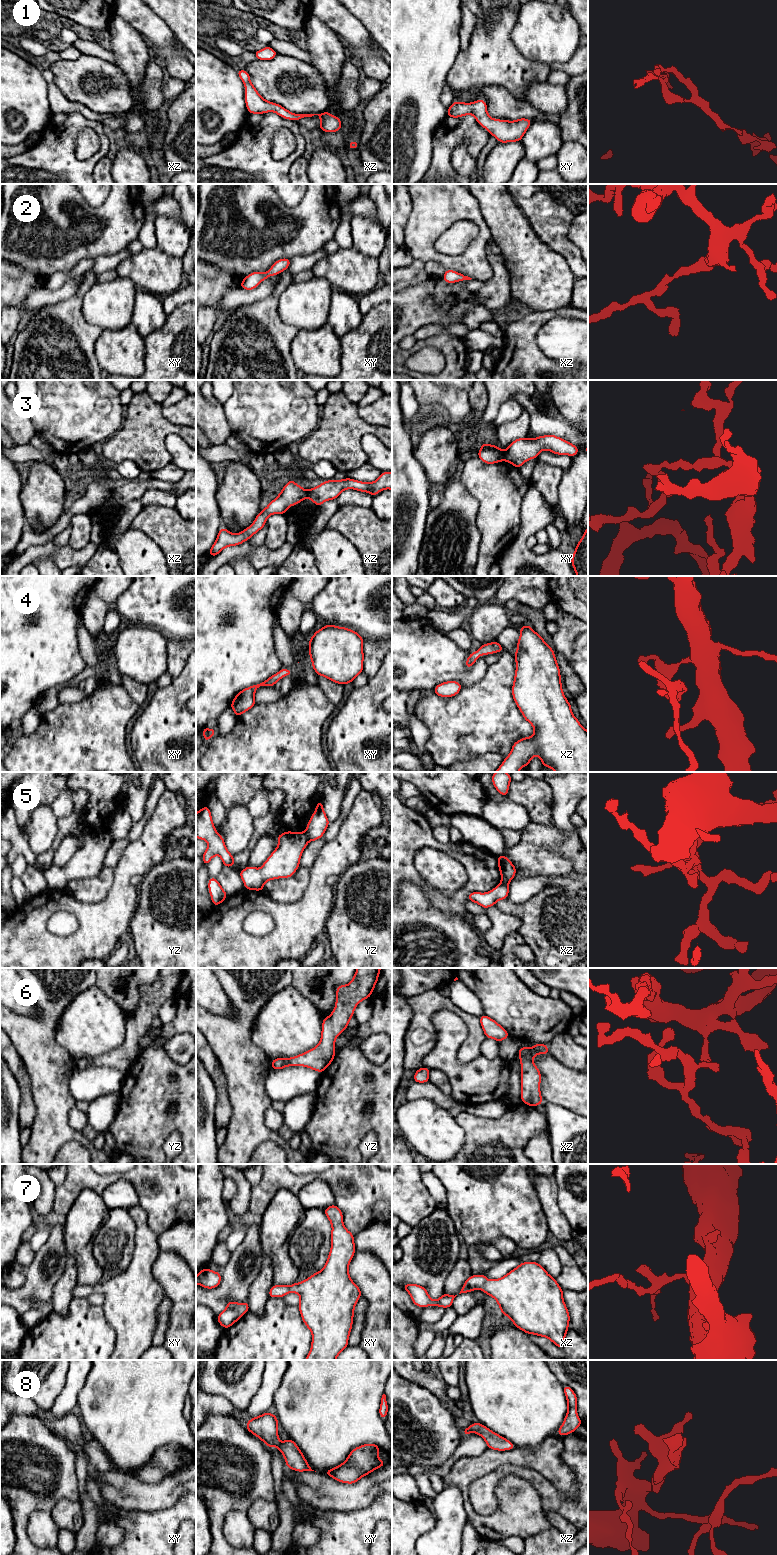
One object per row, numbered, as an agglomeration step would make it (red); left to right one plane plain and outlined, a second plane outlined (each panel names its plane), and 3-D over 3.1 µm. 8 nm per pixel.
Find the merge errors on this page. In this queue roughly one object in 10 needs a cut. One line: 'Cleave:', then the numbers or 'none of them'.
Cleave: 3, 5

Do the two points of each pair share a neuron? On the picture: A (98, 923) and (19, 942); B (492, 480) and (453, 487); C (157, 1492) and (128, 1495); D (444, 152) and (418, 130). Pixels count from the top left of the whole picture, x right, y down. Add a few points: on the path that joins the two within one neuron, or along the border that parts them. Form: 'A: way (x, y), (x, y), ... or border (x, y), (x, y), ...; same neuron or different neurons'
A: way (78, 943), (39, 944); same neuron
B: border (458, 477), (463, 486), (478, 503); different neurons
C: way (150, 1495), (135, 1495); same neuron
D: border (442, 121), (434, 132), (432, 160), (429, 165); different neurons

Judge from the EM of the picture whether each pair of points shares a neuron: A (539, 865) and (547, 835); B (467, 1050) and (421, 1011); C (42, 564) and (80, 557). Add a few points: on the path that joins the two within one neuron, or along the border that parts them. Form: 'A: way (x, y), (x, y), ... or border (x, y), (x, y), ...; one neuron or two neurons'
A: way (539, 858), (539, 851), (543, 847), (544, 842); one neuron
B: way (472, 1031), (461, 1013), (440, 1005); one neuron
C: border (31, 563), (35, 560), (50, 558), (57, 565); two neurons

